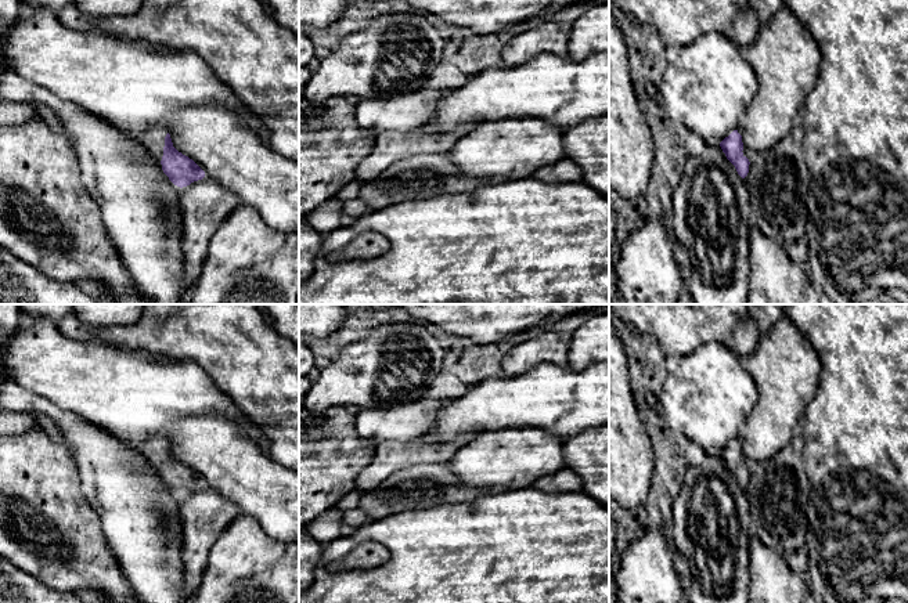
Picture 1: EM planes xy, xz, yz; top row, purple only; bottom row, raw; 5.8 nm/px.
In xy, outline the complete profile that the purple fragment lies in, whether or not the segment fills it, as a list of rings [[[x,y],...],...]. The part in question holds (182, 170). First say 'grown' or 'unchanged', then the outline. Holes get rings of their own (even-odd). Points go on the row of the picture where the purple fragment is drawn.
grown; [[[163,124],[152,126],[134,137],[174,185],[183,188],[205,177],[205,171],[192,159],[173,147],[170,134]]]

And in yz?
grown; [[[734,130],[720,142],[720,147],[727,159],[735,166],[738,174],[745,178],[749,173],[752,152],[743,147],[742,131]]]

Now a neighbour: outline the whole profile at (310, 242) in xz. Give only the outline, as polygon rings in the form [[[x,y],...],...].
[[[299,217],[299,282],[311,277],[314,263],[323,250],[323,236]]]

